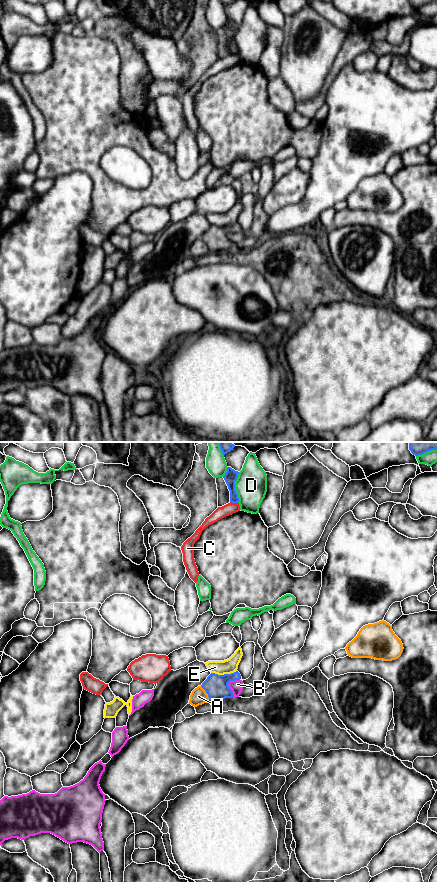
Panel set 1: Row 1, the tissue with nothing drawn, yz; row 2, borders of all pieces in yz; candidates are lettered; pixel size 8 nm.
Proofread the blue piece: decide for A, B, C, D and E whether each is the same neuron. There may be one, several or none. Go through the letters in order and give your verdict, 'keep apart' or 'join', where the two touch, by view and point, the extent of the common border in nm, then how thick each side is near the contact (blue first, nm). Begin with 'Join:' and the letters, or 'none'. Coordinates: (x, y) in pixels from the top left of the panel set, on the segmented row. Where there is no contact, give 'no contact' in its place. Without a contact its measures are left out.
Join: none
A: keep apart; contact yz (206, 692); length 130 nm; calibres 190 and 130 nm
B: keep apart; contact yz (227, 684); length 150 nm; calibres 190 and 100 nm
C: keep apart; contact yz (234, 502); length 70 nm; calibres 100 and 90 nm
D: keep apart; contact yz (234, 487); length 240 nm; calibres 100 and 260 nm
E: keep apart; contact yz (222, 675); length 190 nm; calibres 190 and 120 nm

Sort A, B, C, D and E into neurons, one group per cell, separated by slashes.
A / B / C / D / E

